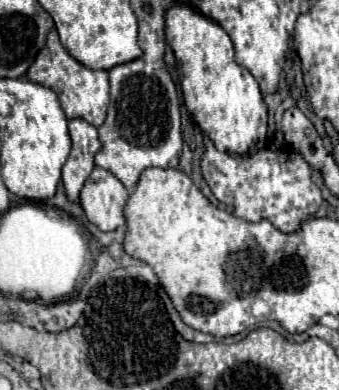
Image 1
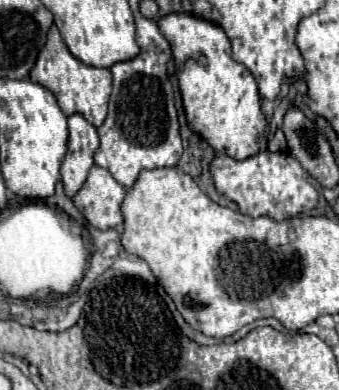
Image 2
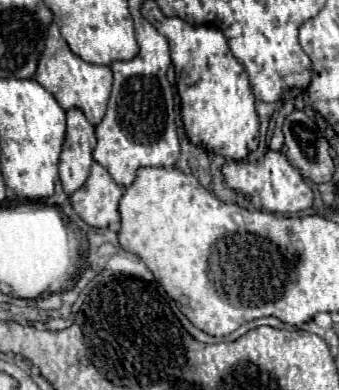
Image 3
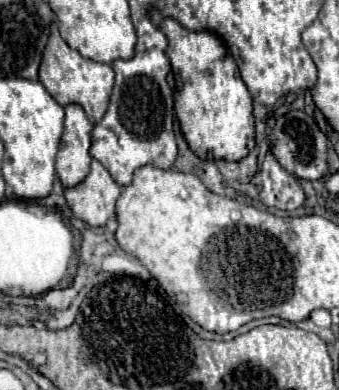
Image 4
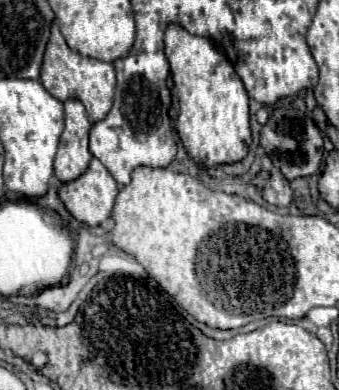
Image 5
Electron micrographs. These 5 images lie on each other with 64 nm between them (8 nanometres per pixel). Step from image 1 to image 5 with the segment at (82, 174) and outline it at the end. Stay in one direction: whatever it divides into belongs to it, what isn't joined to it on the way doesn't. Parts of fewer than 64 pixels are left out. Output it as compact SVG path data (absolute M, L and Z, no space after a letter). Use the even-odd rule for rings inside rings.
M78 100L64 102L64 120L66 126L54 160L54 174L60 182L72 182L88 170L88 164L92 160L92 154L88 150L88 132L92 124Z

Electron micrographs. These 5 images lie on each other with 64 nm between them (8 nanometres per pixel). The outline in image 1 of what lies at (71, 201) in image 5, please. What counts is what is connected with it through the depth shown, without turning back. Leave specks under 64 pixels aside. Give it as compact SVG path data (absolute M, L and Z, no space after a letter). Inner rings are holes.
M94 168L80 192L80 206L92 224L108 232L126 226L124 206L128 198L128 190L112 172Z

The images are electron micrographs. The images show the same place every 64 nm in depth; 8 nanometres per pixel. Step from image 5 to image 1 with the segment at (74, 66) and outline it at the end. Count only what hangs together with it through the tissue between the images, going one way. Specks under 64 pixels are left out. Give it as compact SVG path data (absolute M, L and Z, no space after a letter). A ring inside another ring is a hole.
M52 30L48 34L46 46L38 52L38 56L36 56L34 64L30 66L30 70L26 72L26 76L32 82L52 88L58 94L62 110L68 120L82 118L96 128L104 122L108 109L108 72L106 70L90 70L90 68L82 66L78 60L74 60L60 44L56 30Z

